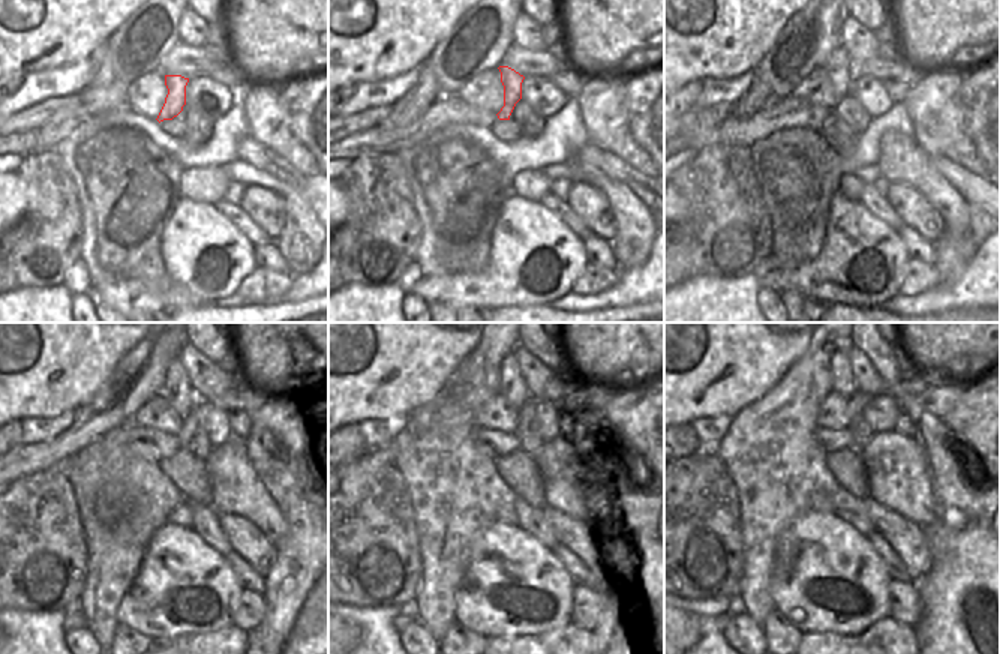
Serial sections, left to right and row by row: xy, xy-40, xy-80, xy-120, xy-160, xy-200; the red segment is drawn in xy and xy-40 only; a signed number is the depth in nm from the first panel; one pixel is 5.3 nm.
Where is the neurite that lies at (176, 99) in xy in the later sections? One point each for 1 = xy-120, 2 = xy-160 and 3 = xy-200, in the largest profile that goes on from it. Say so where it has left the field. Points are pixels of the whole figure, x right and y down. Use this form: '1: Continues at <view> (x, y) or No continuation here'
1: Continues at xy-120 (177, 389)
2: Continues at xy-160 (511, 386)
3: Continues at xy-200 (844, 384)

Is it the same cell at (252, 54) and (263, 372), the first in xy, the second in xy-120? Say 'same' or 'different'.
same

